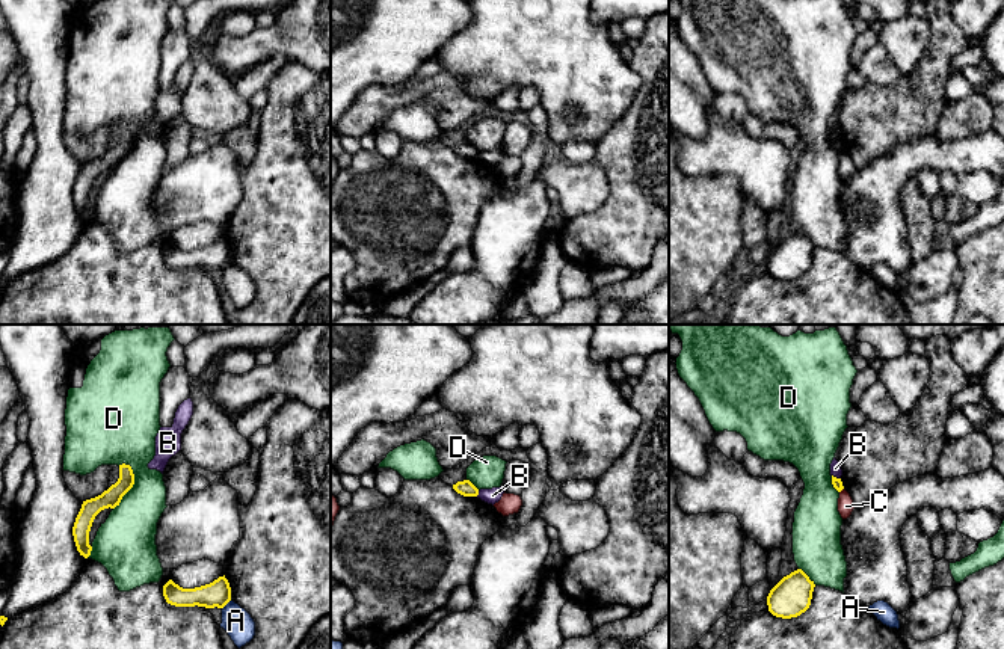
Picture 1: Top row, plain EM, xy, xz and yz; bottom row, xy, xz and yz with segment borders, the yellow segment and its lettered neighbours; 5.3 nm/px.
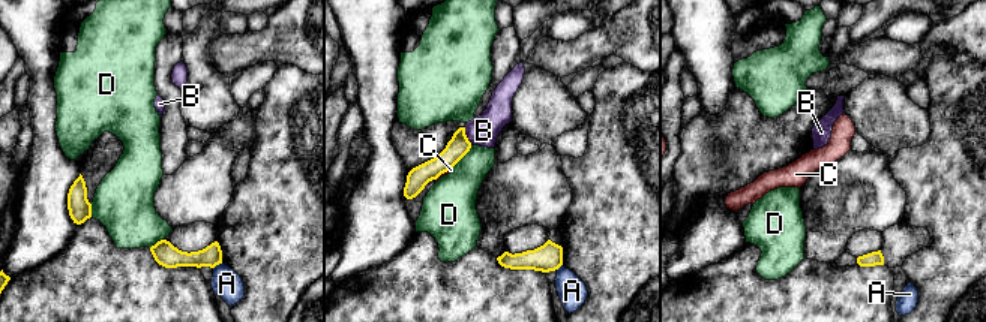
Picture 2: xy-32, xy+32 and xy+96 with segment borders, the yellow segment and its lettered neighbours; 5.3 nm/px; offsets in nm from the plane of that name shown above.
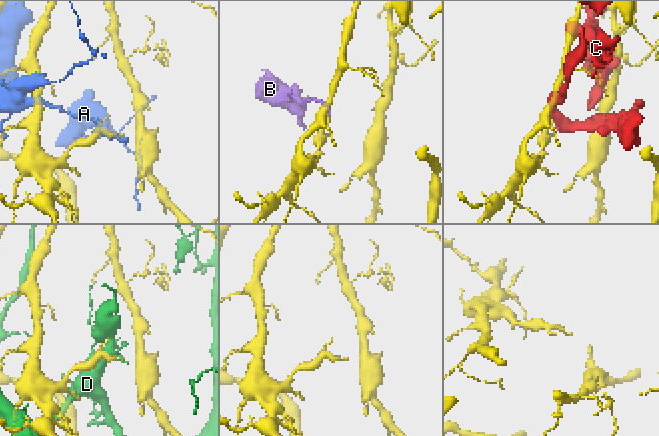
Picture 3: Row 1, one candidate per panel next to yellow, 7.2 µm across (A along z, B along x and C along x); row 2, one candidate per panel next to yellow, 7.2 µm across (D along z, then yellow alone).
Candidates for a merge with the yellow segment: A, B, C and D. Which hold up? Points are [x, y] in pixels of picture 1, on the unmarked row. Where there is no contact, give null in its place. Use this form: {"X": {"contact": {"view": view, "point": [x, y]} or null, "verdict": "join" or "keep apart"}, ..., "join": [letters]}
{"A": {"contact": {"view": "xy", "point": [227, 264]}, "verdict": "keep apart"}, "B": {"contact": {"view": "xz", "point": [477, 156]}, "verdict": "keep apart"}, "C": {"contact": {"view": "yz", "point": [841, 151]}, "verdict": "keep apart"}, "D": {"contact": {"view": "xy", "point": [133, 145]}, "verdict": "keep apart"}, "join": []}

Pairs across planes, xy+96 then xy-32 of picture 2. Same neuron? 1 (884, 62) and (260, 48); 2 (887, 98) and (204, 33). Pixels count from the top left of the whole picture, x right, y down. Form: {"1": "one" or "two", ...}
{"1": "one", "2": "one"}

